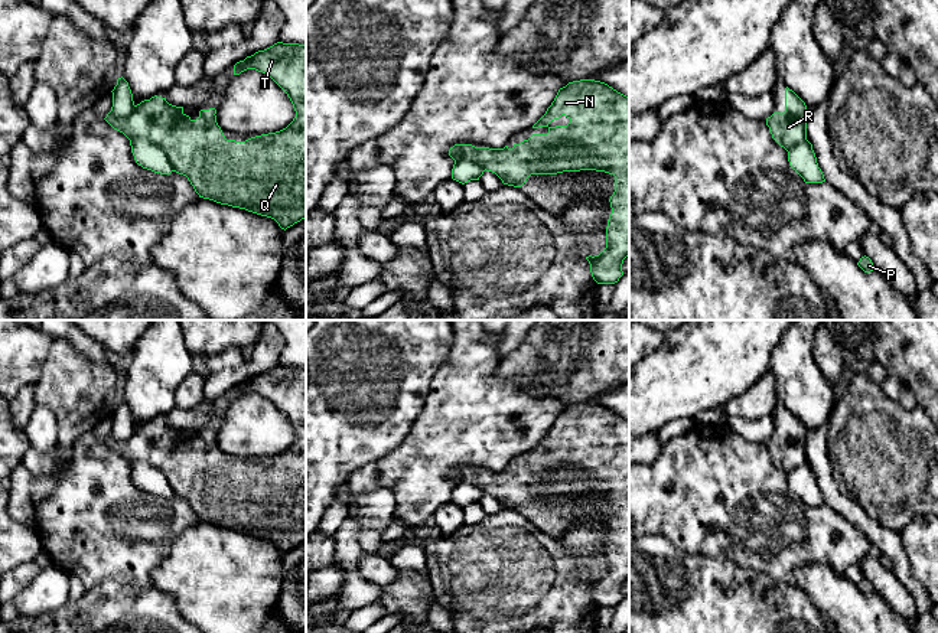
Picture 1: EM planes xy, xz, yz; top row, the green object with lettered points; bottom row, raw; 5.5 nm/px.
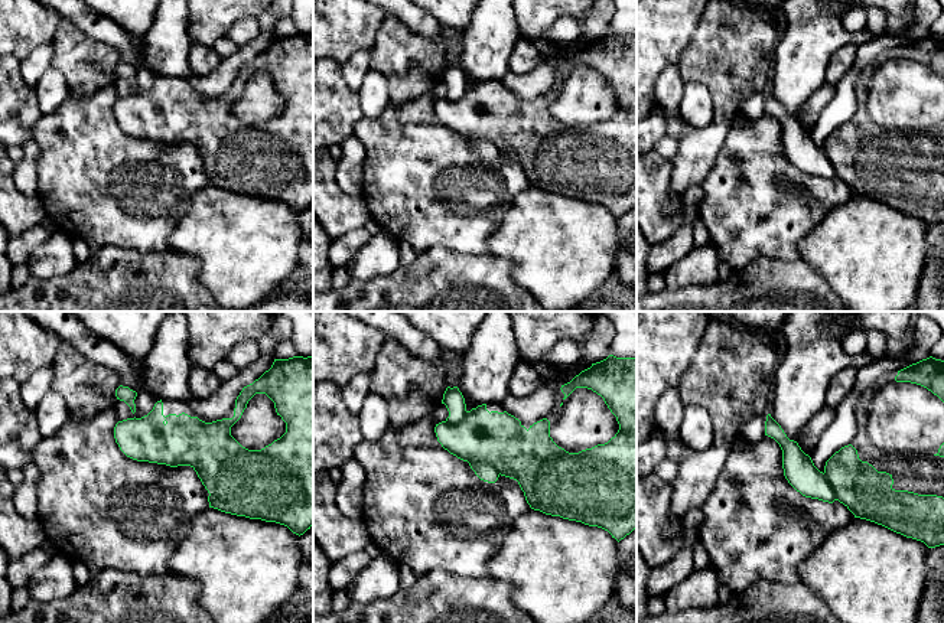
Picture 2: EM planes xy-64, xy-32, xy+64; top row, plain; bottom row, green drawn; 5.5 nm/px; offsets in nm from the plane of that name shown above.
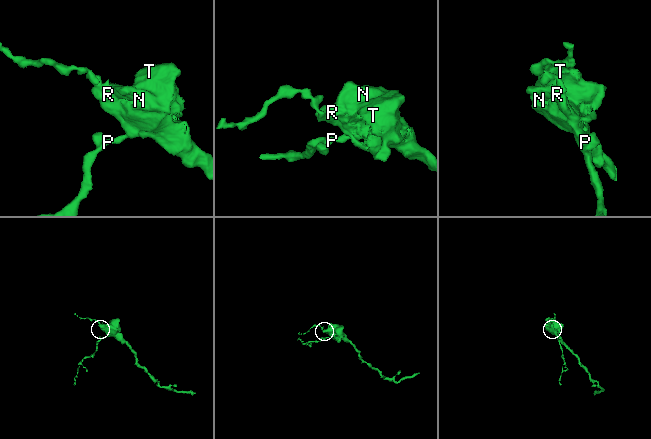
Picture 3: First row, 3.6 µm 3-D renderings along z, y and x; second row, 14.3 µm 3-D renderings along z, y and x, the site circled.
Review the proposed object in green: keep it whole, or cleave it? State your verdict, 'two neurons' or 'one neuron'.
two neurons

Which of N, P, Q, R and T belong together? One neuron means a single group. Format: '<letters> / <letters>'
N Q R T / P

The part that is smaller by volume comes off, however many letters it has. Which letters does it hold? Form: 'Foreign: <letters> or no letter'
Foreign: P

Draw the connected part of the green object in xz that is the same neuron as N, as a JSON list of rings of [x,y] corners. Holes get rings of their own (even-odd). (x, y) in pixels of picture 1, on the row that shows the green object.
[[[595,79],[573,81],[558,89],[554,101],[547,108],[545,114],[532,125],[532,128],[538,128],[538,127],[547,127],[548,133],[547,134],[532,134],[528,140],[524,140],[520,144],[514,144],[512,149],[509,149],[508,146],[505,146],[504,149],[489,149],[489,147],[475,147],[472,144],[455,144],[453,147],[450,147],[449,156],[455,160],[455,163],[456,161],[478,163],[486,172],[495,173],[502,180],[504,185],[514,186],[514,187],[521,187],[531,174],[557,174],[557,173],[563,173],[563,172],[580,172],[580,170],[596,170],[596,172],[605,172],[605,173],[613,174],[615,176],[615,192],[609,199],[612,213],[608,219],[608,226],[606,226],[606,248],[599,255],[595,255],[595,257],[589,255],[589,257],[586,257],[586,260],[590,264],[592,277],[597,284],[615,284],[623,275],[622,264],[623,264],[623,260],[629,255],[629,97],[618,92],[616,89],[613,89],[612,87],[609,87],[608,84],[600,82],[600,81],[595,81]],[[561,115],[566,115],[570,120],[570,123],[567,125],[556,125],[556,127],[548,125],[551,121],[558,120]]]

